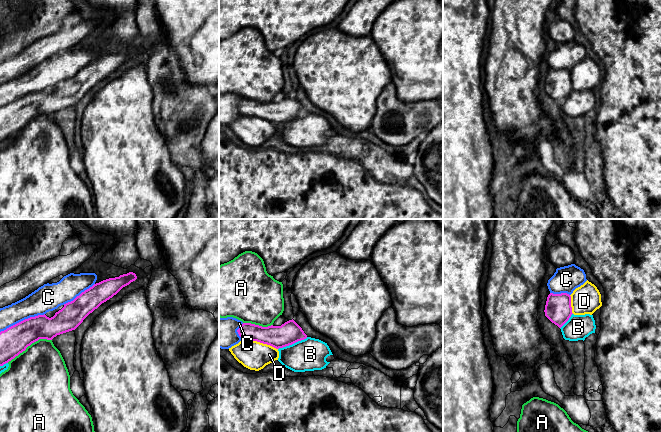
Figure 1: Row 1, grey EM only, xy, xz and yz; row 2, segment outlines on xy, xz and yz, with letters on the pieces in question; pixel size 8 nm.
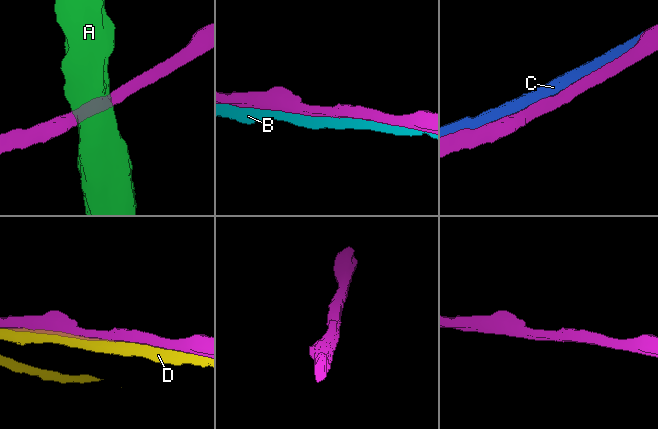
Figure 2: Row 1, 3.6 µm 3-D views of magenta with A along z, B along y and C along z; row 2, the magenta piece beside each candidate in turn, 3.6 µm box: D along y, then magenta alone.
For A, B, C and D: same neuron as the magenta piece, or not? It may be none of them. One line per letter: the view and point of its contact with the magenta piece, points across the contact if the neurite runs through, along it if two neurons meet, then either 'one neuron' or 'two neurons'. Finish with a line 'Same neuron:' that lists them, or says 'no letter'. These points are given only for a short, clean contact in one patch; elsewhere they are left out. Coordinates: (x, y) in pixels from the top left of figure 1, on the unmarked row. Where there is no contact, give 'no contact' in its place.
A: contact xy (29, 121); two neurons
B: contact xz (292, 119); one neuron
C: contact xy (23, 96); two neurons
D: contact xz (260, 118); two neurons
Same neuron: B

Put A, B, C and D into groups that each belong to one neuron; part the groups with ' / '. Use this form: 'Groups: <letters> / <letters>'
Groups: A / B / C D

